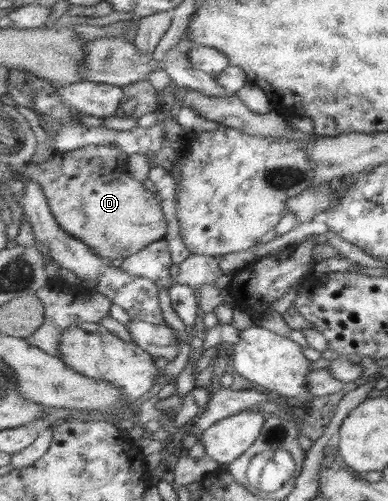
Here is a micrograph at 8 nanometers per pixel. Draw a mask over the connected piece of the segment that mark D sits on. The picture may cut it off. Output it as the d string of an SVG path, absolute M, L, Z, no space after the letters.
M92 144L90 147L87 148L79 148L79 150L75 150L73 152L55 152L51 155L51 157L49 157L47 160L41 162L41 163L34 163L34 162L29 162L24 164L23 166L21 166L19 168L19 171L22 174L26 174L26 176L30 176L30 178L32 178L32 180L36 180L42 187L45 193L45 196L47 197L47 199L49 199L49 205L51 206L51 210L54 212L55 218L58 220L58 223L61 225L61 228L64 228L67 232L71 233L71 236L74 236L76 239L81 239L85 244L88 244L95 252L99 253L99 256L105 257L106 259L111 260L115 260L115 258L123 258L126 259L128 256L137 254L137 252L142 251L146 246L149 246L151 243L160 241L161 239L164 238L165 234L167 234L167 218L165 218L165 214L163 214L163 208L161 208L161 204L159 203L159 200L157 200L157 192L156 192L156 197L153 195L153 192L155 190L147 190L147 188L145 188L145 186L143 185L143 183L139 182L139 180L135 180L135 178L133 178L133 176L131 176L131 174L129 174L129 172L127 171L127 155L125 155L125 153L122 153L121 151L119 151L119 149L115 149L103 144L99 144L99 145L95 145Z

